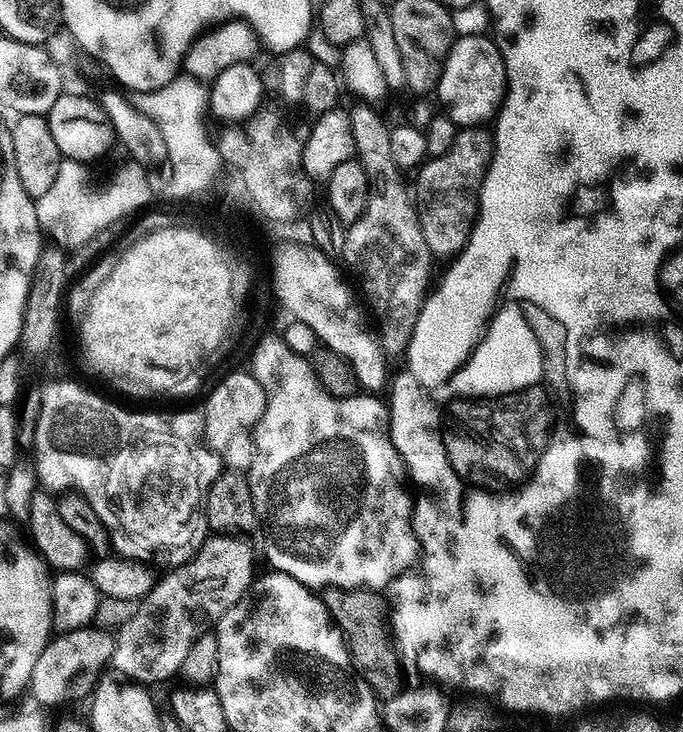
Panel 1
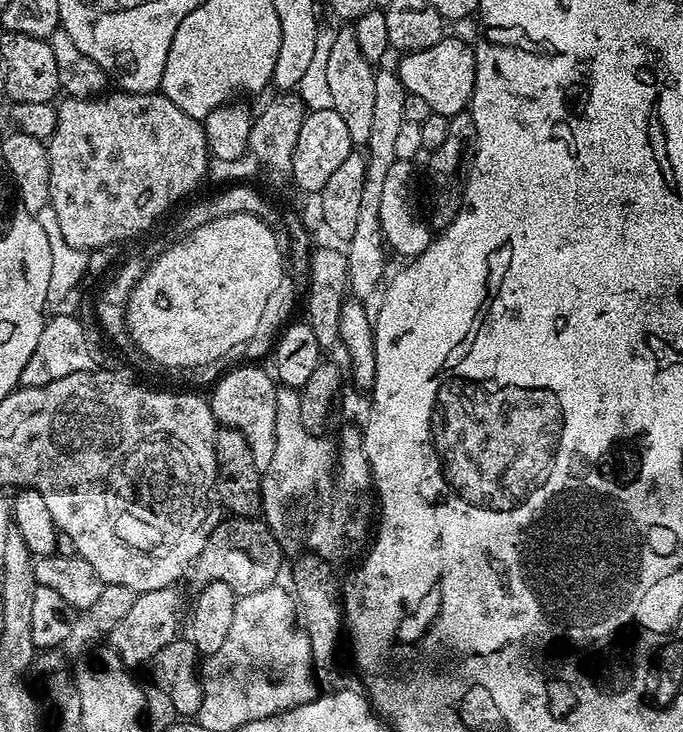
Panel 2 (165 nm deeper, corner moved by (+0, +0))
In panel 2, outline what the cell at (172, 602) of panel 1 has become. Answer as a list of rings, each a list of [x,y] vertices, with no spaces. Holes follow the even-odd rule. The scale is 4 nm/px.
[[[232,516],[221,519],[212,537],[200,551],[198,565],[208,580],[217,580],[230,586],[237,597],[254,594],[254,590],[269,588],[277,583],[282,553],[280,544],[263,519],[250,516]]]

